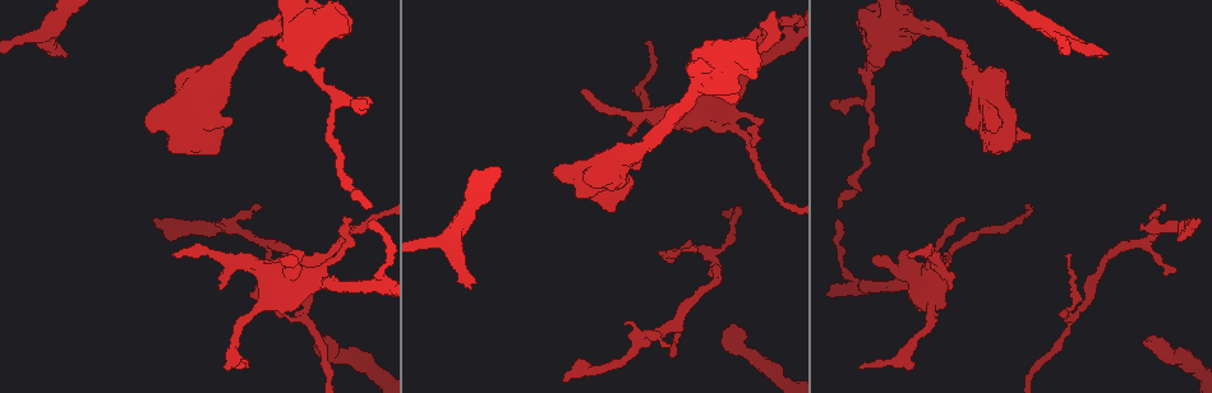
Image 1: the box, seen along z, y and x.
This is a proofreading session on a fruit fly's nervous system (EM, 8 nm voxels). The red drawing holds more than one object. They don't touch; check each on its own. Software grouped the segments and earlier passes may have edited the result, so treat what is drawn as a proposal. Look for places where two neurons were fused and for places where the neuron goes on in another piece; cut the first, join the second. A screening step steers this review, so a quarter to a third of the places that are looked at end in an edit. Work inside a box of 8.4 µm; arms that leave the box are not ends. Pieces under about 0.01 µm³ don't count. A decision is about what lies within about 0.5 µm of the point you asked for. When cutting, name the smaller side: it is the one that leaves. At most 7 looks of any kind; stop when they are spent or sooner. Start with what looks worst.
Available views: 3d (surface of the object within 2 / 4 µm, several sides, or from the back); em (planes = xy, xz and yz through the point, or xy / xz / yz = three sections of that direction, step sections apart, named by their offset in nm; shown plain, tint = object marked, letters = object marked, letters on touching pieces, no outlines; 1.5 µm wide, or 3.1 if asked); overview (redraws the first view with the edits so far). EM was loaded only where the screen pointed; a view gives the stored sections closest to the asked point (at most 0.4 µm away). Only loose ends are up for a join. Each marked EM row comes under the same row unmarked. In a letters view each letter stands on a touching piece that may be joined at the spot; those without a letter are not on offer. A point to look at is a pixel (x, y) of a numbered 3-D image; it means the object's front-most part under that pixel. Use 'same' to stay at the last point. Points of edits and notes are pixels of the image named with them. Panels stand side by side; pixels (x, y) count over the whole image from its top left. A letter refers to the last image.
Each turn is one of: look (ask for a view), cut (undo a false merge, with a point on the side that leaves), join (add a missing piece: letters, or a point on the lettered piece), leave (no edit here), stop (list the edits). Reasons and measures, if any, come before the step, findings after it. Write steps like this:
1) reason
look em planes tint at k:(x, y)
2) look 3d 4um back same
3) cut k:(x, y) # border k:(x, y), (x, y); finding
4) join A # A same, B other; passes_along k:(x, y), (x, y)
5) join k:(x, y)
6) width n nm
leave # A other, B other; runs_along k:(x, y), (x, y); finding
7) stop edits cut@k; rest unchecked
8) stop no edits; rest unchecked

free end
look em planes letters at 1:(630, 131)

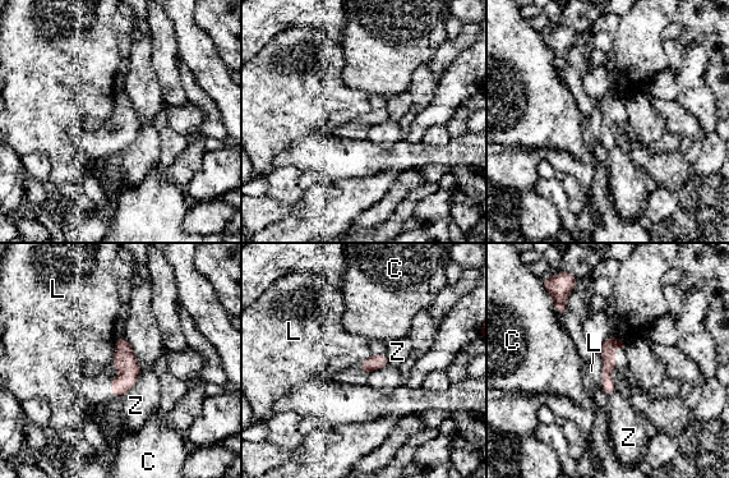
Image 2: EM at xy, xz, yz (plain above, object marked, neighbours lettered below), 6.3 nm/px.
longest_contact L 240 nm
leave # C other, L other, Z other; no lettered piece goes on from it

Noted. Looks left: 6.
thin end
look 3d 4um at 1:(1165, 209)

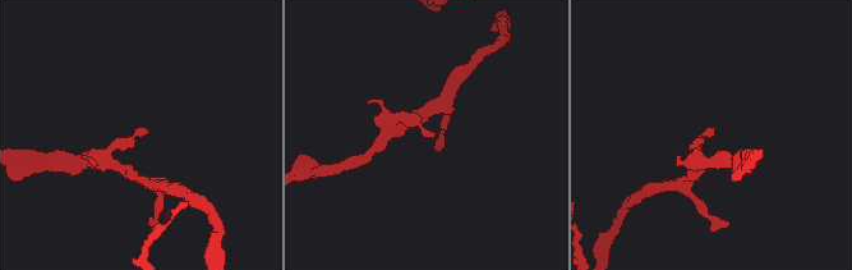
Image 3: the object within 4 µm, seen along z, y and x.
need the tissue
look em yz step 8 tint at 3:(712, 132)

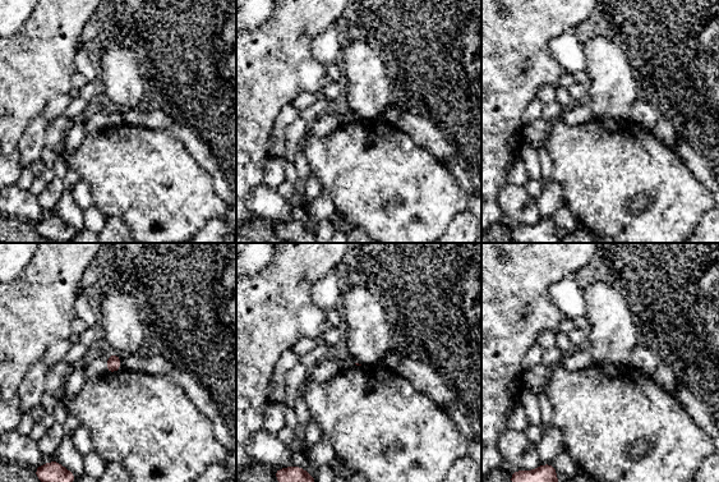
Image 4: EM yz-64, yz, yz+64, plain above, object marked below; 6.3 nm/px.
look em planes letters same

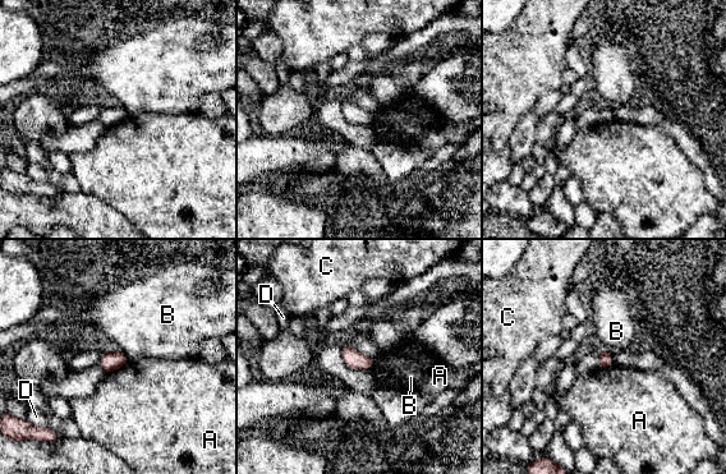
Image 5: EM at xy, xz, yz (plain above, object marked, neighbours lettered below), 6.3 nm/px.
longest_contact A 180 nm
leave # A other, B other, C other, D other; none of them fits

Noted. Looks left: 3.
abrupt turn
look 3d 2um at 1:(666, 256)

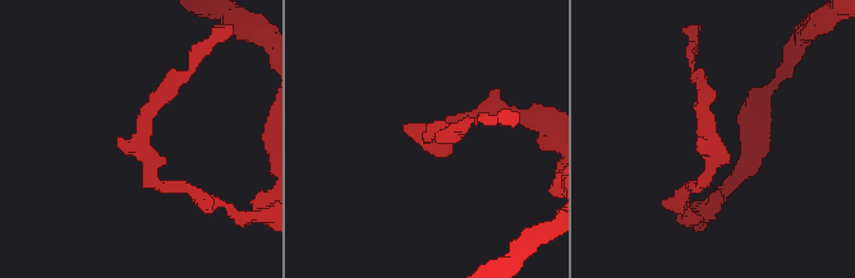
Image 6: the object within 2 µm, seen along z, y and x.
need the tissue
look em xy step 8 letters at 6:(145, 165)

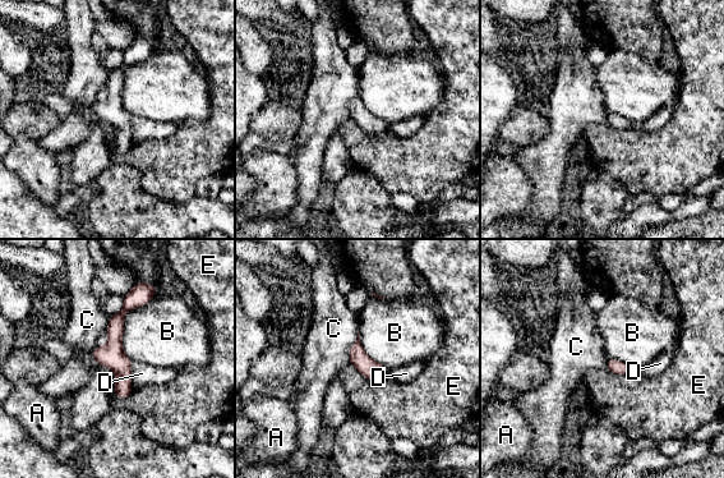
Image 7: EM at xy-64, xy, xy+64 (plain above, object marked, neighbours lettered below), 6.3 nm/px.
longest_contact B 440 nm
leave # A other, B other, C other, D other, E other; continuous, no second neuron

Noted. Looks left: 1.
stop no edits; rest unchecked

